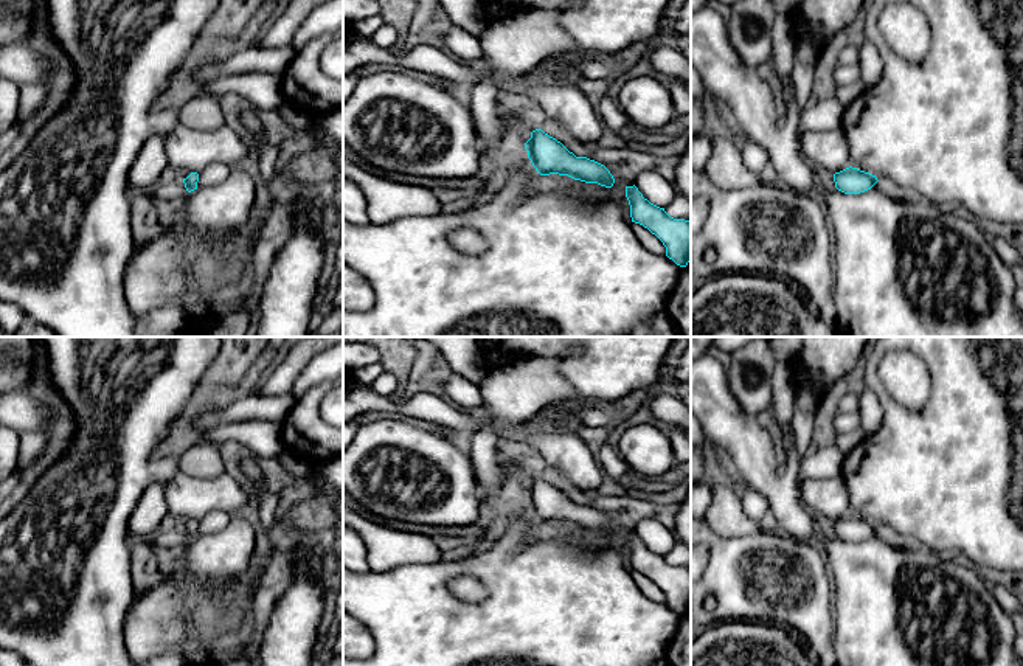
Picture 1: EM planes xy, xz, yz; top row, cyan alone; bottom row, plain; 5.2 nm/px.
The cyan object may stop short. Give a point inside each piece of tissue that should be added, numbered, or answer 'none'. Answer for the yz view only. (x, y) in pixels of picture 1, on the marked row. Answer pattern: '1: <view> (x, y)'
none

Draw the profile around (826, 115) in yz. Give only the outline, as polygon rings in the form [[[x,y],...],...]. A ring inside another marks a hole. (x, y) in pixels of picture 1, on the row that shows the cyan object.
[[[827,98],[815,106],[807,106],[799,113],[798,137],[806,132],[827,132],[843,124],[844,106],[837,98]]]

